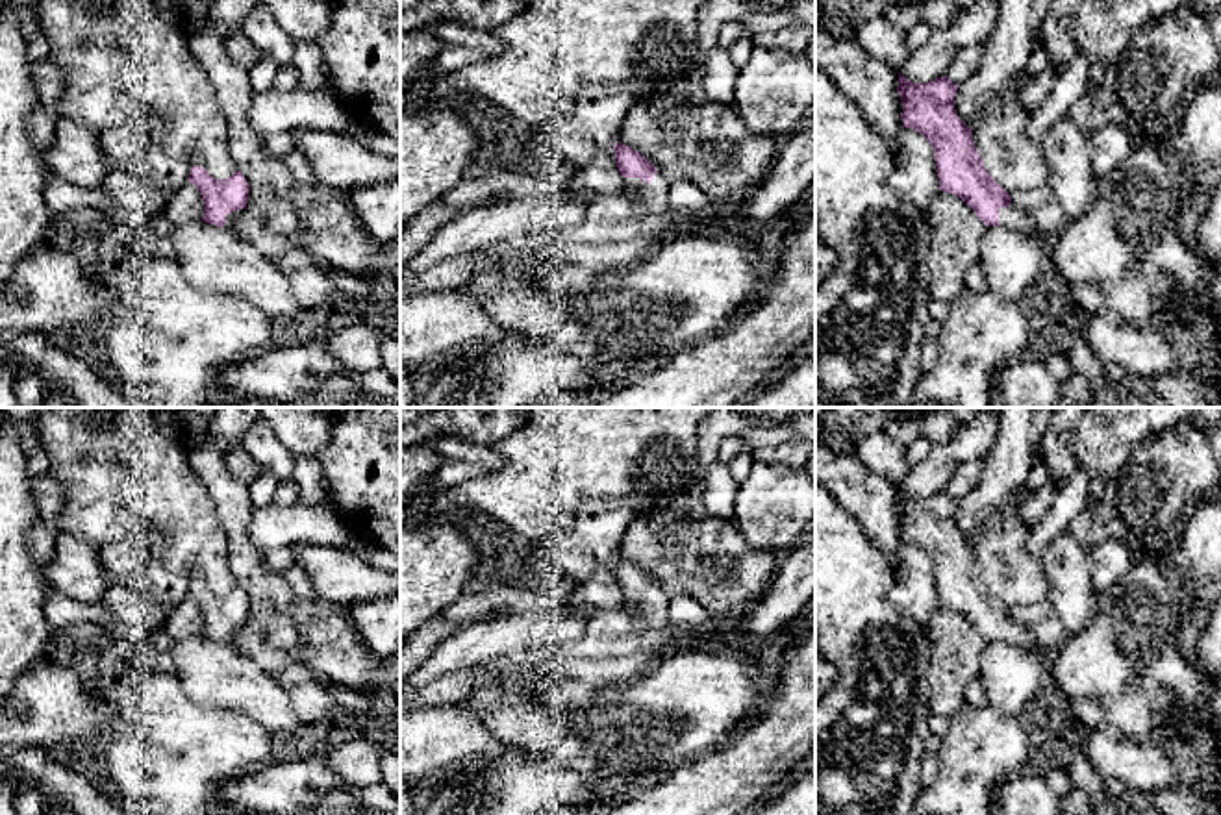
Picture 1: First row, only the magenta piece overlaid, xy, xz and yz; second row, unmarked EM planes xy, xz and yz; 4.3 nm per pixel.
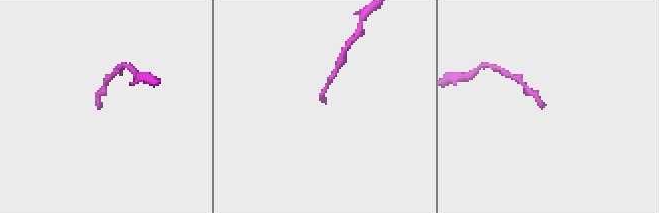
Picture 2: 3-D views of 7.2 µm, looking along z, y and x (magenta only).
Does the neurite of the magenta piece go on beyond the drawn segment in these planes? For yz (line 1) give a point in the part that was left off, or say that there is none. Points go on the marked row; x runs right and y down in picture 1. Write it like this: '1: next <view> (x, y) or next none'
1: next yz (1012, 217)

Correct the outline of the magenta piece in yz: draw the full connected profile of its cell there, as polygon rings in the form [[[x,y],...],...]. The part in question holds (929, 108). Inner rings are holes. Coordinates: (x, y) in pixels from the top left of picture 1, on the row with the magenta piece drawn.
[[[899,72],[902,126],[919,132],[932,146],[939,189],[962,198],[986,226],[1002,226],[1036,237],[1034,219],[1012,204],[991,178],[975,146],[973,130],[956,115],[958,85],[947,76],[913,83]]]

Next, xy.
[[[191,167],[189,182],[196,185],[204,200],[204,217],[208,224],[230,230],[233,220],[248,204],[250,185],[241,170],[226,180],[215,180],[204,167]]]

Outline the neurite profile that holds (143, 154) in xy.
[[[115,128],[98,132],[98,143],[109,170],[126,165],[137,176],[154,176],[167,194],[189,180],[191,165],[170,157],[154,137]]]

